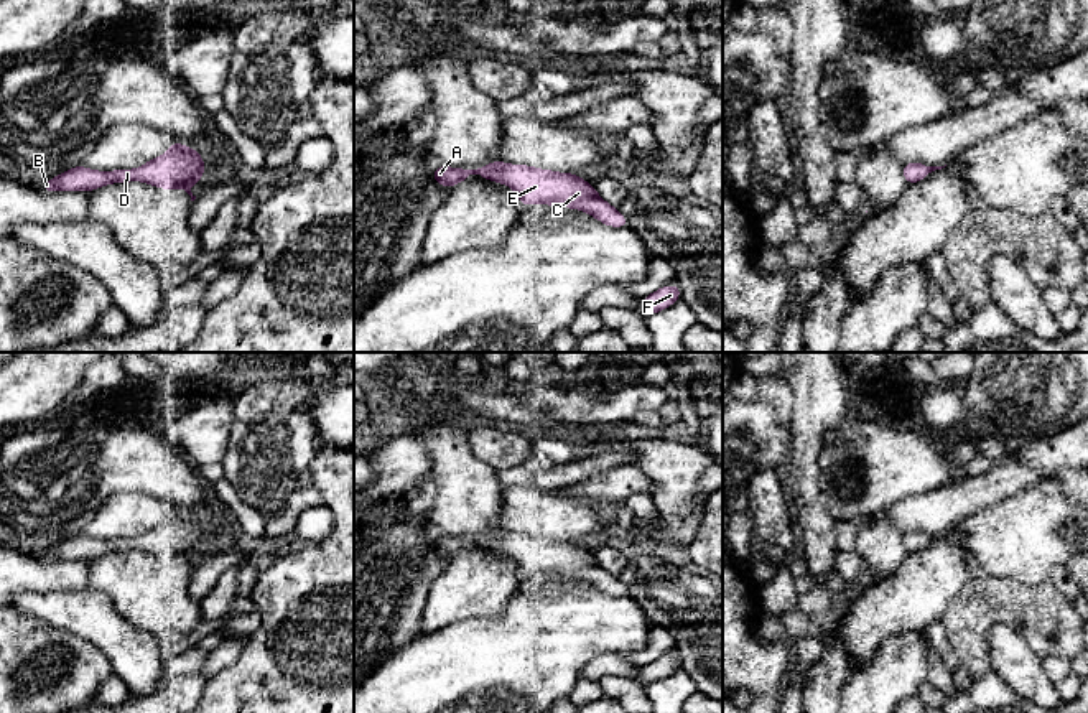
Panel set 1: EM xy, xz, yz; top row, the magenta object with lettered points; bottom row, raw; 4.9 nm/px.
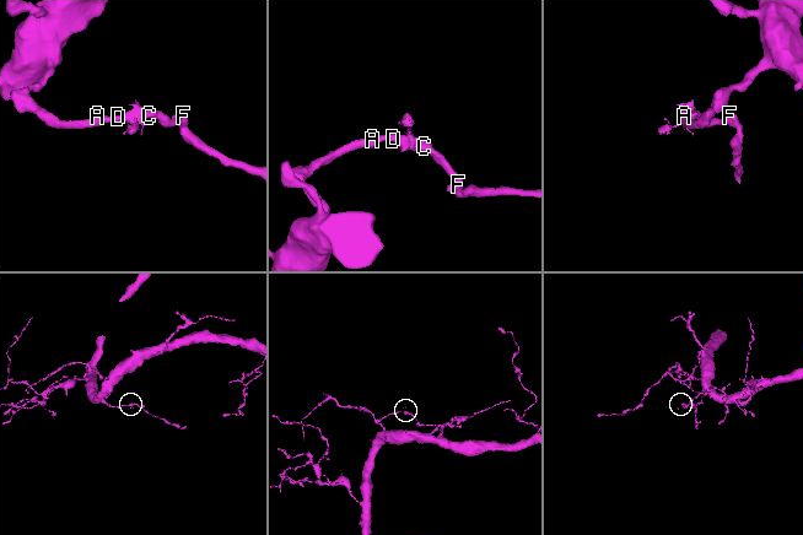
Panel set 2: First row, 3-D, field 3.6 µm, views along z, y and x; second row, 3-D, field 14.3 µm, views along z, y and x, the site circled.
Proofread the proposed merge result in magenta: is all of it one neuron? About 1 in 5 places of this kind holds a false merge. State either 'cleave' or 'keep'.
keep

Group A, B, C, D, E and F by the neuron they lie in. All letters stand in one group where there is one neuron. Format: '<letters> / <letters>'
A B C D E F

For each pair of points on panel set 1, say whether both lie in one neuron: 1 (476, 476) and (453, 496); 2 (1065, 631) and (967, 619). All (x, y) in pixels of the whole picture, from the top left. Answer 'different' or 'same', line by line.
1: same
2: same

